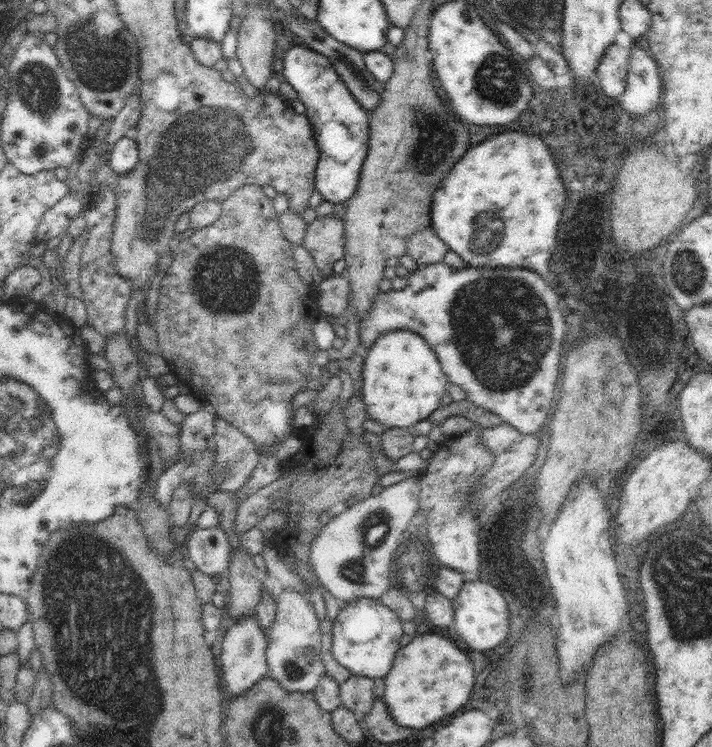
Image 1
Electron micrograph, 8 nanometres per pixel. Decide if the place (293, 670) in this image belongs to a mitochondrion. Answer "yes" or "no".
yes

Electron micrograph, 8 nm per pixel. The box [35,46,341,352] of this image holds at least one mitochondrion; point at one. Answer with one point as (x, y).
(190, 156)

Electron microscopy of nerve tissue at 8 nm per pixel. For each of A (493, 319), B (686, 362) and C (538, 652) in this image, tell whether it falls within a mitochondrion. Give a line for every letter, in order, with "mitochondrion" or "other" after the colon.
A: mitochondrion
B: other
C: mitochondrion

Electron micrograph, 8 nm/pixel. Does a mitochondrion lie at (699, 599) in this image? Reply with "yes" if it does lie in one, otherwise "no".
yes

